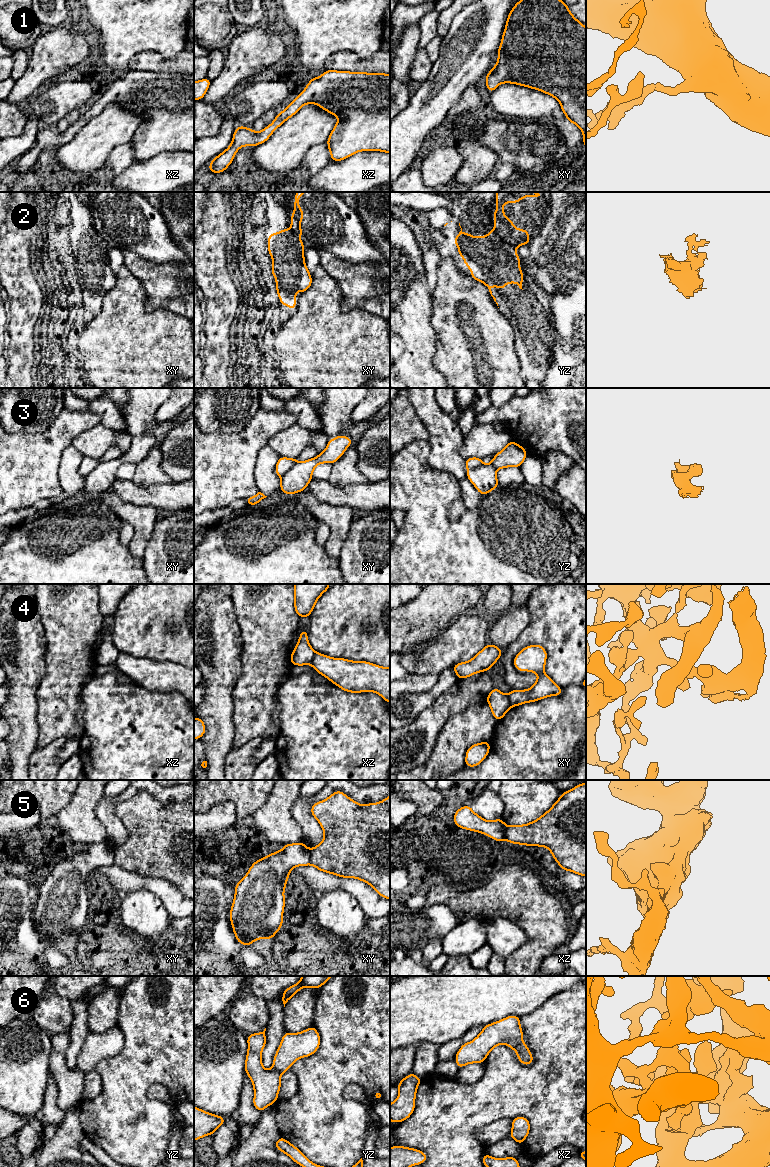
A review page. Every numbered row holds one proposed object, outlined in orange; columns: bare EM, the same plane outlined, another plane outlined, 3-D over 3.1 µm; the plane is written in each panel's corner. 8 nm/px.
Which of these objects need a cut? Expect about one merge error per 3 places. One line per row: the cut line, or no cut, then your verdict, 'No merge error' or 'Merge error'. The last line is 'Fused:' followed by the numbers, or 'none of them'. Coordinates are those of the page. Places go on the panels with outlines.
1: No split. No merge error
2: Split along yz (494, 230), (504, 240), (517, 246). Merge error
3: No split. No merge error
4: Split along xy (507, 695), (511, 706). Merge error
5: Split along xy (309, 850), (311, 863). Merge error
6: No split. No merge error
Fused: 2, 4, 5

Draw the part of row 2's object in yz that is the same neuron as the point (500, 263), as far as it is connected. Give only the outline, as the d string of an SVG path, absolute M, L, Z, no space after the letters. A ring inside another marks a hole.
M459 223L459 226L460 226L460 223ZM460 226L460 228L461 228L461 226ZM461 228L461 231L459 232L458 236L453 238L453 242L458 245L458 253L464 259L464 263L465 263L466 267L469 268L472 271L472 274L470 276L474 280L483 282L486 285L486 287L489 289L489 292L490 292L490 294L493 297L495 302L496 302L496 298L492 295L492 291L491 291L491 287L493 285L495 285L499 290L506 290L506 288L504 288L503 286L506 285L506 284L510 284L511 282L514 282L514 283L516 283L519 286L520 289L522 289L522 281L524 280L524 277L523 277L523 274L522 274L522 270L519 267L519 265L520 265L520 257L516 254L517 246L513 246L510 243L504 241L495 231L488 232L487 236L474 237L474 236L471 236L468 232L465 232L463 234L462 233L462 228ZM496 302L496 304L498 306L497 302Z

